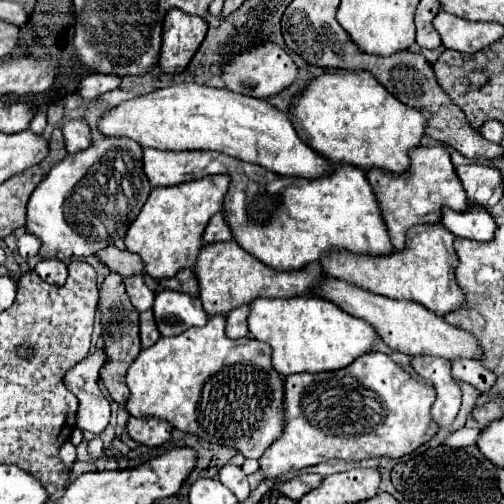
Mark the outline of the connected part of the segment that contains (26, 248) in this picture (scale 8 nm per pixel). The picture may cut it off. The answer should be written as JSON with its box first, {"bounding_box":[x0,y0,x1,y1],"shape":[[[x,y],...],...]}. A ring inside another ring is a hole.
{"bounding_box":[16,233,40,259],"shape":[[[24,233],[22,237],[16,239],[16,251],[18,251],[18,255],[20,255],[22,259],[34,257],[34,255],[38,253],[38,249],[40,249],[40,241],[34,239],[34,235]]]}

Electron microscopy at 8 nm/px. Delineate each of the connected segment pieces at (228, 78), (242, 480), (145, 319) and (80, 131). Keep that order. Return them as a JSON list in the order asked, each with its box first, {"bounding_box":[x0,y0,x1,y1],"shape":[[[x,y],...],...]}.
[{"bounding_box":[224,43,298,99],"shape":[[[274,43],[254,47],[254,51],[238,55],[234,61],[230,61],[224,67],[224,83],[230,91],[240,93],[240,95],[258,97],[258,99],[270,99],[270,97],[282,93],[288,85],[294,83],[296,77],[298,77],[296,63],[292,61],[292,57],[288,57],[288,53],[284,49],[280,49]]]},{"bounding_box":[220,463,250,501],"shape":[[[228,463],[228,465],[224,465],[220,469],[220,483],[226,485],[238,497],[238,501],[244,501],[248,497],[248,493],[250,493],[248,479],[246,479],[244,471],[240,467],[236,467],[236,465]]]},{"bounding_box":[140,311,160,349],"shape":[[[152,311],[140,313],[140,341],[142,341],[142,347],[146,349],[146,347],[154,345],[158,339],[160,339],[160,333],[158,333],[158,329],[156,329]]]},{"bounding_box":[62,121,92,155],"shape":[[[68,121],[68,123],[62,127],[62,133],[64,133],[66,151],[68,151],[70,155],[72,155],[72,153],[78,153],[78,151],[84,151],[86,147],[92,145],[90,127],[88,127],[88,123],[84,123],[84,121]]]}]

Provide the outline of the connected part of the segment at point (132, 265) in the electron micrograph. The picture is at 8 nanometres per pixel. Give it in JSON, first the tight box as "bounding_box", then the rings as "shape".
{"bounding_box":[96,245,146,277],"shape":[[[110,245],[110,247],[102,249],[102,251],[98,251],[96,255],[100,257],[100,261],[102,261],[106,267],[110,267],[110,271],[120,273],[120,275],[124,275],[124,277],[144,275],[144,273],[146,273],[146,267],[144,267],[140,255],[136,255],[136,253],[128,251],[128,249],[120,251],[118,247]]]}

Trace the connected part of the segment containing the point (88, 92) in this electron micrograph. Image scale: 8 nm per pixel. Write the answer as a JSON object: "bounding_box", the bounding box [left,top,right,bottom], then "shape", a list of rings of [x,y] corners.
{"bounding_box":[80,73,120,99],"shape":[[[92,73],[88,77],[82,79],[82,85],[80,85],[80,95],[84,99],[94,99],[106,91],[112,91],[112,89],[118,89],[120,85],[120,77],[116,75],[102,75],[102,73]]]}

